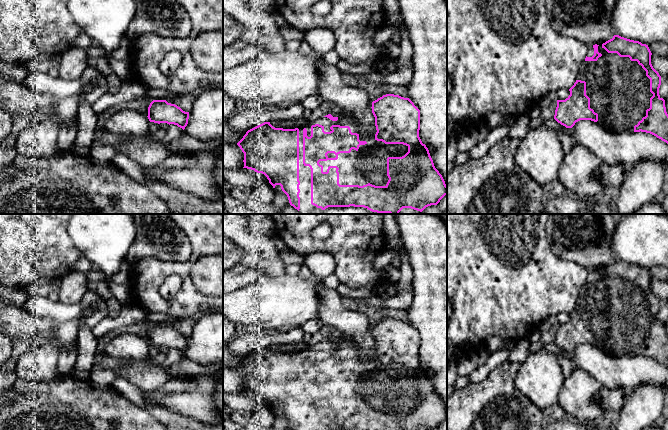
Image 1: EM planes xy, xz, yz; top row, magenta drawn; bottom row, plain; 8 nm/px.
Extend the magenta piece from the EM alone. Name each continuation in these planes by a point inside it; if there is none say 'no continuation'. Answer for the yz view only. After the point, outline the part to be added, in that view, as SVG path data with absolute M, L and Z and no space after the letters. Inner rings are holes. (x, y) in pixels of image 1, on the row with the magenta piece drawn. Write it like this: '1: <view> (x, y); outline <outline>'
1: yz (619, 90); outline M602 45L598 46L598 52L602 54L597 61L584 61L578 72L577 80L586 82L586 95L590 98L590 108L598 114L597 123L610 133L634 132L634 126L646 116L646 110L650 108L650 79L646 71L637 61L631 61L629 57L620 57L617 53L608 53Z

